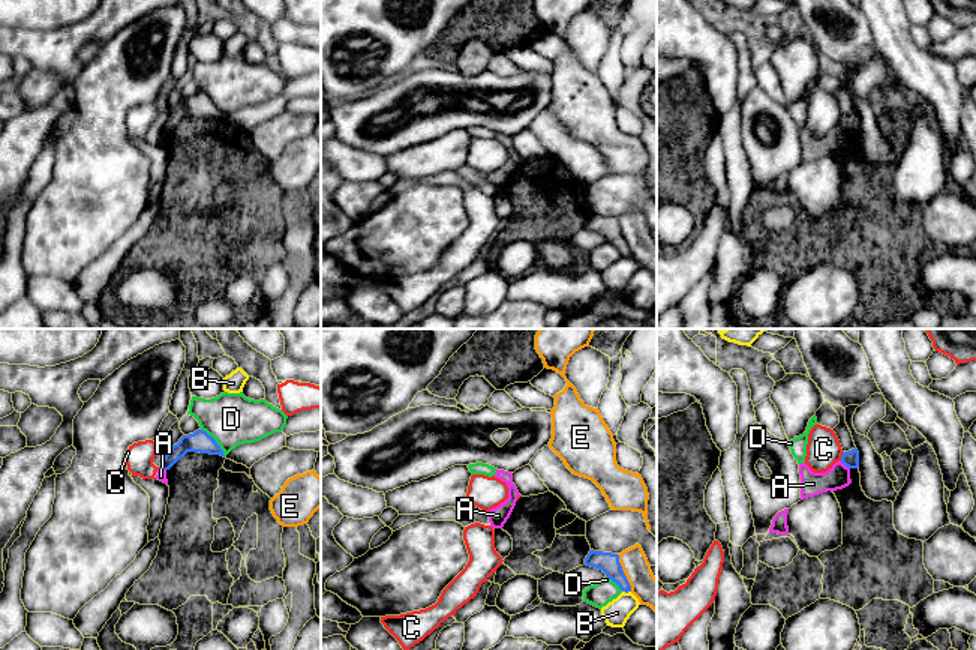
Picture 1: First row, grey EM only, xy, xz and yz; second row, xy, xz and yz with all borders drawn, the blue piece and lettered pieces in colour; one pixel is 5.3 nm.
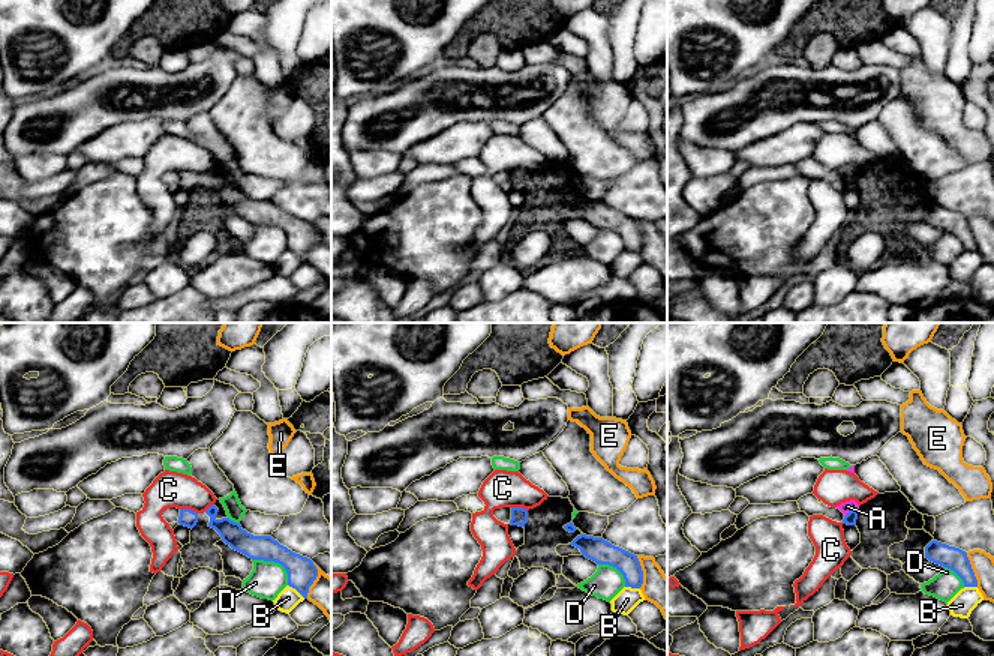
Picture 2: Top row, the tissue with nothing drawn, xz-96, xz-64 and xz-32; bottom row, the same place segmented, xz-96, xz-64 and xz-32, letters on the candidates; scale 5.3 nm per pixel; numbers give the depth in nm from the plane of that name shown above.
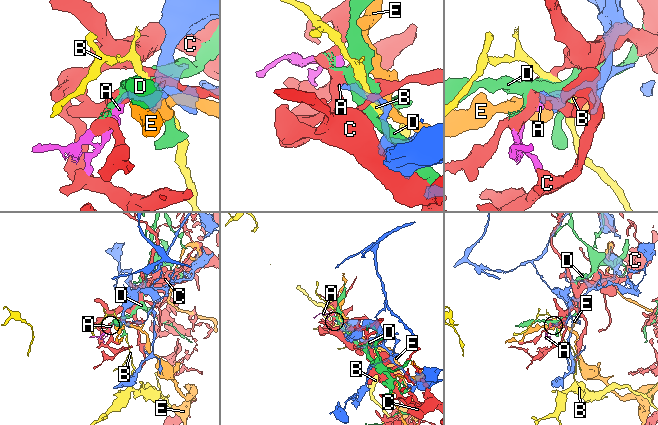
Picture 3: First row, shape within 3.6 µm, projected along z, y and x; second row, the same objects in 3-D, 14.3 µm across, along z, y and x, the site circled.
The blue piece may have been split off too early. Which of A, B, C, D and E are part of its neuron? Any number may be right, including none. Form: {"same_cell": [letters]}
{"same_cell": []}

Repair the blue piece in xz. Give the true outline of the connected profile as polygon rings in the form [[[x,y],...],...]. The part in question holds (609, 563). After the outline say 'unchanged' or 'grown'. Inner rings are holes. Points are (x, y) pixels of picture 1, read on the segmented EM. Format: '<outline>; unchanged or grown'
[[[591,549],[585,558],[585,564],[603,570],[622,591],[631,591],[631,585],[622,570],[618,554]]]; unchanged

